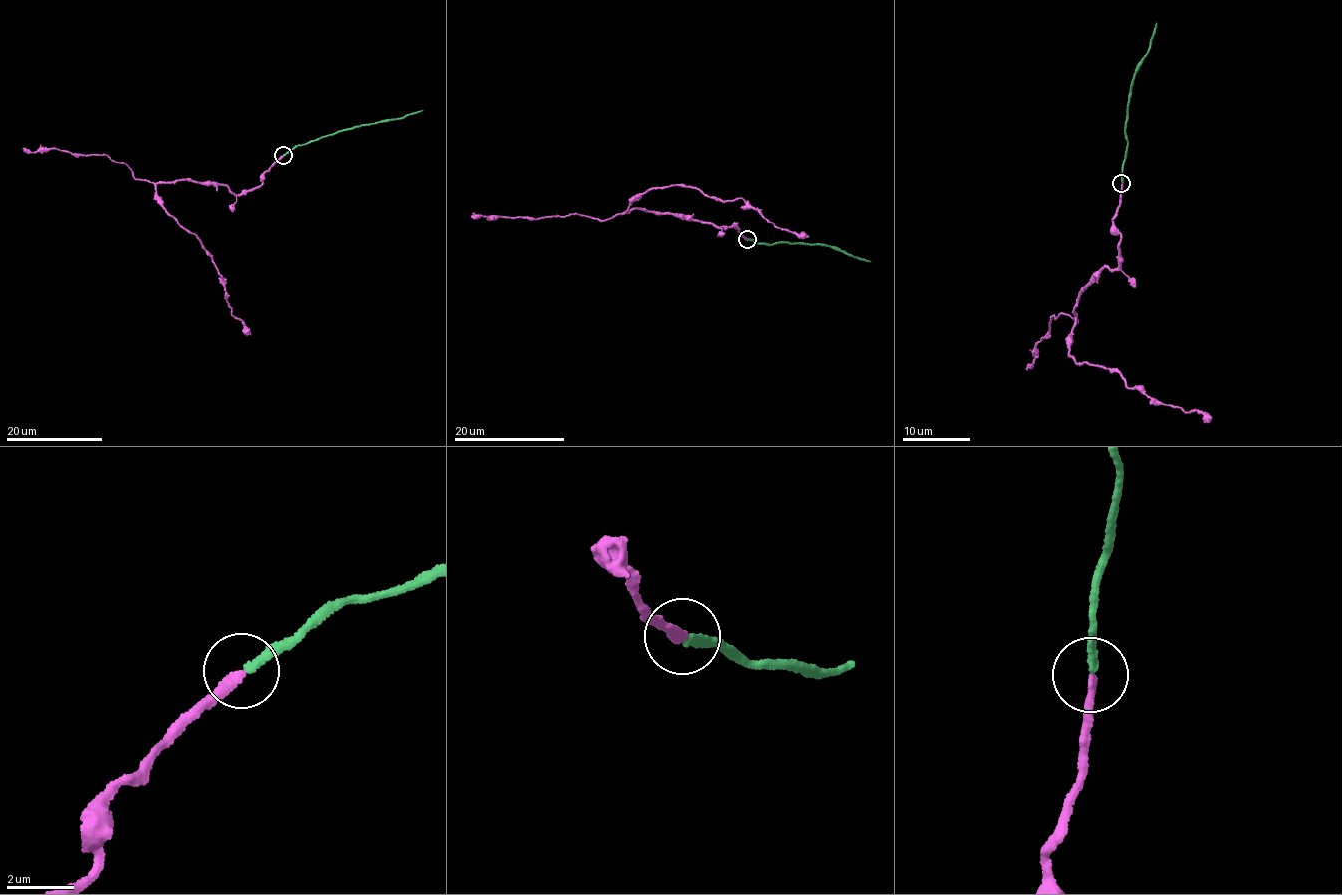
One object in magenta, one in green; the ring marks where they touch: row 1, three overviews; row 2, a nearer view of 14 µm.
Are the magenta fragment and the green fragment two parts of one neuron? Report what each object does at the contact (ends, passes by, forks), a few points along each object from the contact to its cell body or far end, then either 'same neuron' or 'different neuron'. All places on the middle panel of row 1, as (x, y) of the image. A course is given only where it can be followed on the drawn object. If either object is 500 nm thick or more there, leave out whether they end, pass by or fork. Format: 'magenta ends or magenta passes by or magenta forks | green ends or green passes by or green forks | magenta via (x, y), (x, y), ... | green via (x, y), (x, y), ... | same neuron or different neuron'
magenta ends | green ends | magenta via (746, 238), (736, 226), (628, 207), (651, 189), (689, 186), (724, 201), (740, 198), (780, 229), (808, 237) | green via (747, 239), (771, 245), (823, 244), (870, 261) | same neuron

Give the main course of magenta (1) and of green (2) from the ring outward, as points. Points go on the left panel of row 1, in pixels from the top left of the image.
1: (283, 155), (262, 183), (238, 194), (179, 179), (155, 189), (162, 207), (195, 233), (250, 334)
2: (284, 155), (298, 145), (321, 137), (400, 119), (422, 109)

